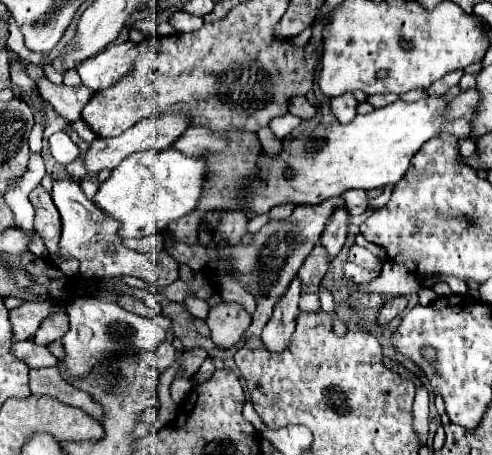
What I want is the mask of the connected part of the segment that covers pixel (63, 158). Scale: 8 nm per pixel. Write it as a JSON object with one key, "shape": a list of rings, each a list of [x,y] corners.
{"shape":[[[65,132],[51,134],[49,144],[51,144],[51,154],[59,164],[69,164],[81,156],[79,146],[75,146]]]}

